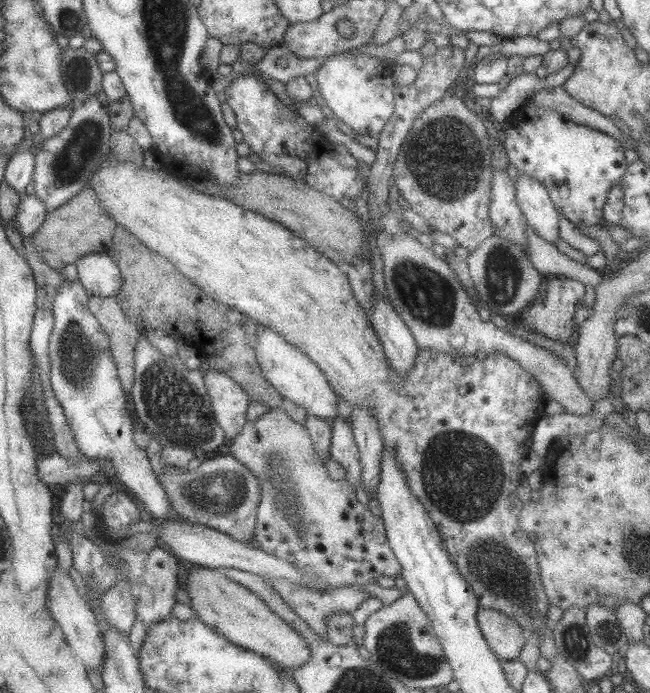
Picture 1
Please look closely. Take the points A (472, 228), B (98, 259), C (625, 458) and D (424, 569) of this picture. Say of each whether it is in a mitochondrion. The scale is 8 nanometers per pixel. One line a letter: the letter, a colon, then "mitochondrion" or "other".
A: other
B: other
C: other
D: other

